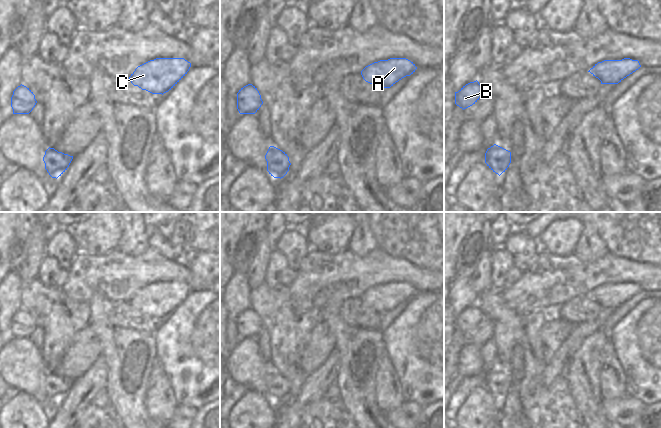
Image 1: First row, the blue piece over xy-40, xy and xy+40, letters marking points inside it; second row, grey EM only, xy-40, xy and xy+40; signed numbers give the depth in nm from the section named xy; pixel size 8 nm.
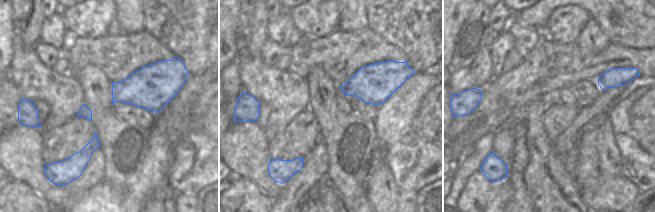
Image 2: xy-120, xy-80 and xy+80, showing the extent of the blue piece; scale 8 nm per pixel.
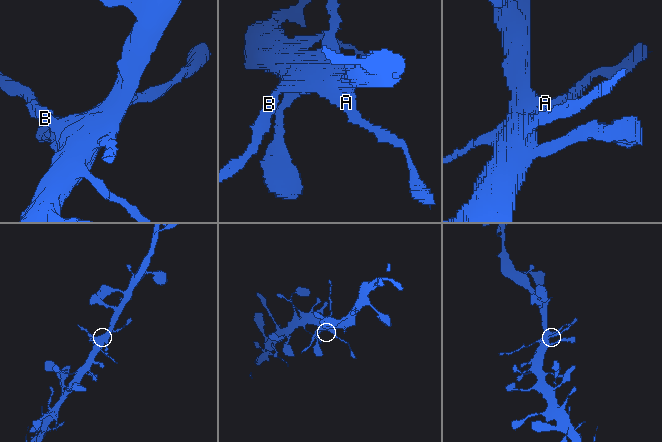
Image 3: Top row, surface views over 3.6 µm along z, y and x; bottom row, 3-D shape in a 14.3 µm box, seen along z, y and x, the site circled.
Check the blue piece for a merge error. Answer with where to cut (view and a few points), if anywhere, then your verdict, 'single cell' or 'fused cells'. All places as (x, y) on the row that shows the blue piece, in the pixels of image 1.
no cut | single cell

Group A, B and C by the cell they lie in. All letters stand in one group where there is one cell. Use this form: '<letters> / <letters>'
A B C

